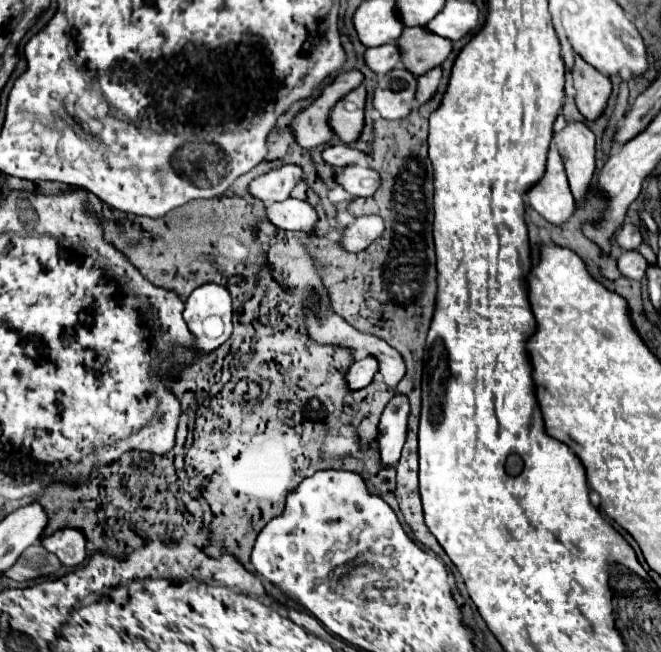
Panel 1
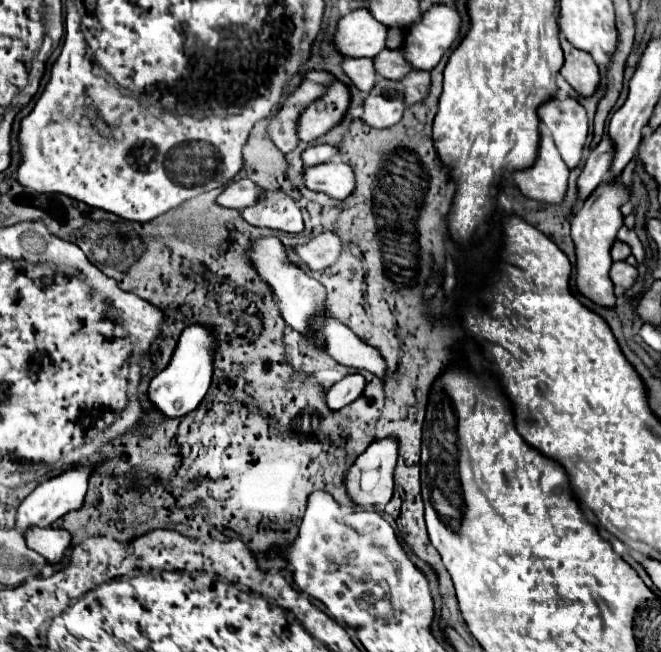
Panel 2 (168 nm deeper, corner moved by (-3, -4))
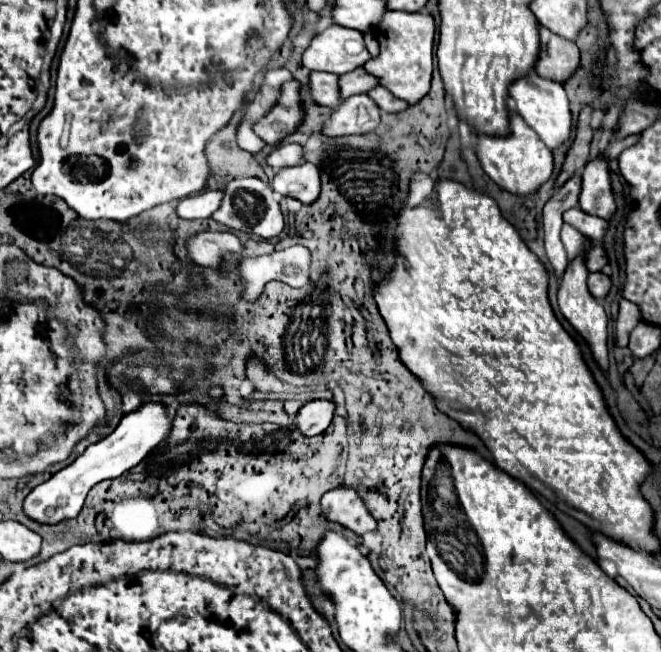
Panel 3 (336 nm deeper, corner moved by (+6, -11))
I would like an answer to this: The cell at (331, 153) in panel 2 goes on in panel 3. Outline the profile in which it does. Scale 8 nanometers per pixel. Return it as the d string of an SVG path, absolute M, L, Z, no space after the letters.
M280 143L278 147L272 149L272 153L266 157L266 163L272 169L280 169L280 167L292 167L298 165L302 159L302 147L294 145L294 143Z

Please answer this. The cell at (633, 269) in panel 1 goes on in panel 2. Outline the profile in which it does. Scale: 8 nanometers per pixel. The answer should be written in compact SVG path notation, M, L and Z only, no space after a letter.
M613 262L611 266L611 280L615 286L621 286L621 288L631 288L637 280L639 272L635 266L631 266L629 262Z

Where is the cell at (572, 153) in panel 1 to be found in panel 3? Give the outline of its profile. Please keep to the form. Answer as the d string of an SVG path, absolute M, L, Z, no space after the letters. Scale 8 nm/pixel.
M530 71L528 75L516 79L516 83L510 85L510 97L514 99L516 113L522 115L522 119L538 133L538 137L546 143L546 147L556 149L562 145L572 131L572 115L568 107L568 97L564 93L562 83L556 83L552 79L540 77L536 71Z

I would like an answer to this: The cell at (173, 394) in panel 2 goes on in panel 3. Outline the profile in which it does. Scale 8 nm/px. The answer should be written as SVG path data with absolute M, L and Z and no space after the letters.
M144 403L138 411L122 417L120 425L106 439L88 445L86 451L68 467L54 473L46 483L38 485L24 501L24 511L30 519L38 523L60 523L64 519L74 519L88 495L88 491L106 479L116 479L128 469L136 467L150 449L154 449L170 433L172 419L166 413L166 407L160 403Z

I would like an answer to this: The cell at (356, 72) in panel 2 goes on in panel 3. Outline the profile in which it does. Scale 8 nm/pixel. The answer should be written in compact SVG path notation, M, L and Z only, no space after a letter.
M320 71L310 73L310 95L312 103L336 109L342 103L342 99L338 99L338 75Z

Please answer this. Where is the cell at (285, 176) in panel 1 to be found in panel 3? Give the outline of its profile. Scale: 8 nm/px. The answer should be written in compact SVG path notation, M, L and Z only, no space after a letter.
M204 191L182 199L176 205L176 215L180 219L208 219L222 199L222 191Z

